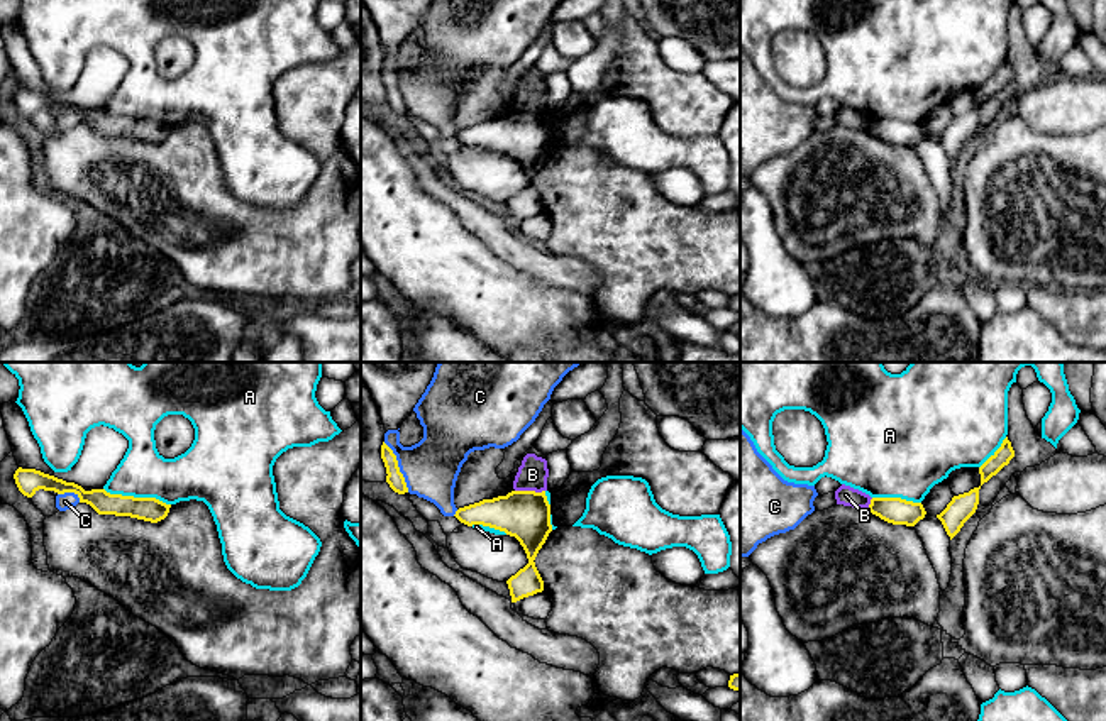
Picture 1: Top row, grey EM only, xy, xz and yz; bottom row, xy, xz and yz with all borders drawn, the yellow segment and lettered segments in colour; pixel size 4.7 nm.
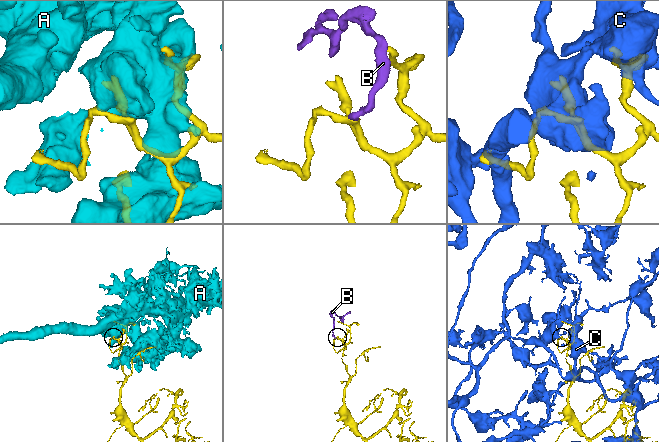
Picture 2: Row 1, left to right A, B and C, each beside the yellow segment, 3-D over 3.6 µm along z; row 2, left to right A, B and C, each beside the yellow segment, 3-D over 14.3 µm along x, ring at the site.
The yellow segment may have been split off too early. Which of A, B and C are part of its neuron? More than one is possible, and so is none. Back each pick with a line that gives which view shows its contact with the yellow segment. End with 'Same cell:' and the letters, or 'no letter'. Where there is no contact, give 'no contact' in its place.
Same cell: no letter

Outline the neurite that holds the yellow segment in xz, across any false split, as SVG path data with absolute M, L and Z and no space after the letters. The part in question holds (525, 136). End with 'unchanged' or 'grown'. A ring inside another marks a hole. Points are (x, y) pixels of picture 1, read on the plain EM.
M512 112L506 117L459 129L454 137L467 147L489 147L520 162L528 184L506 201L512 223L544 212L544 201L534 181L552 152L545 112Z | unchanged

